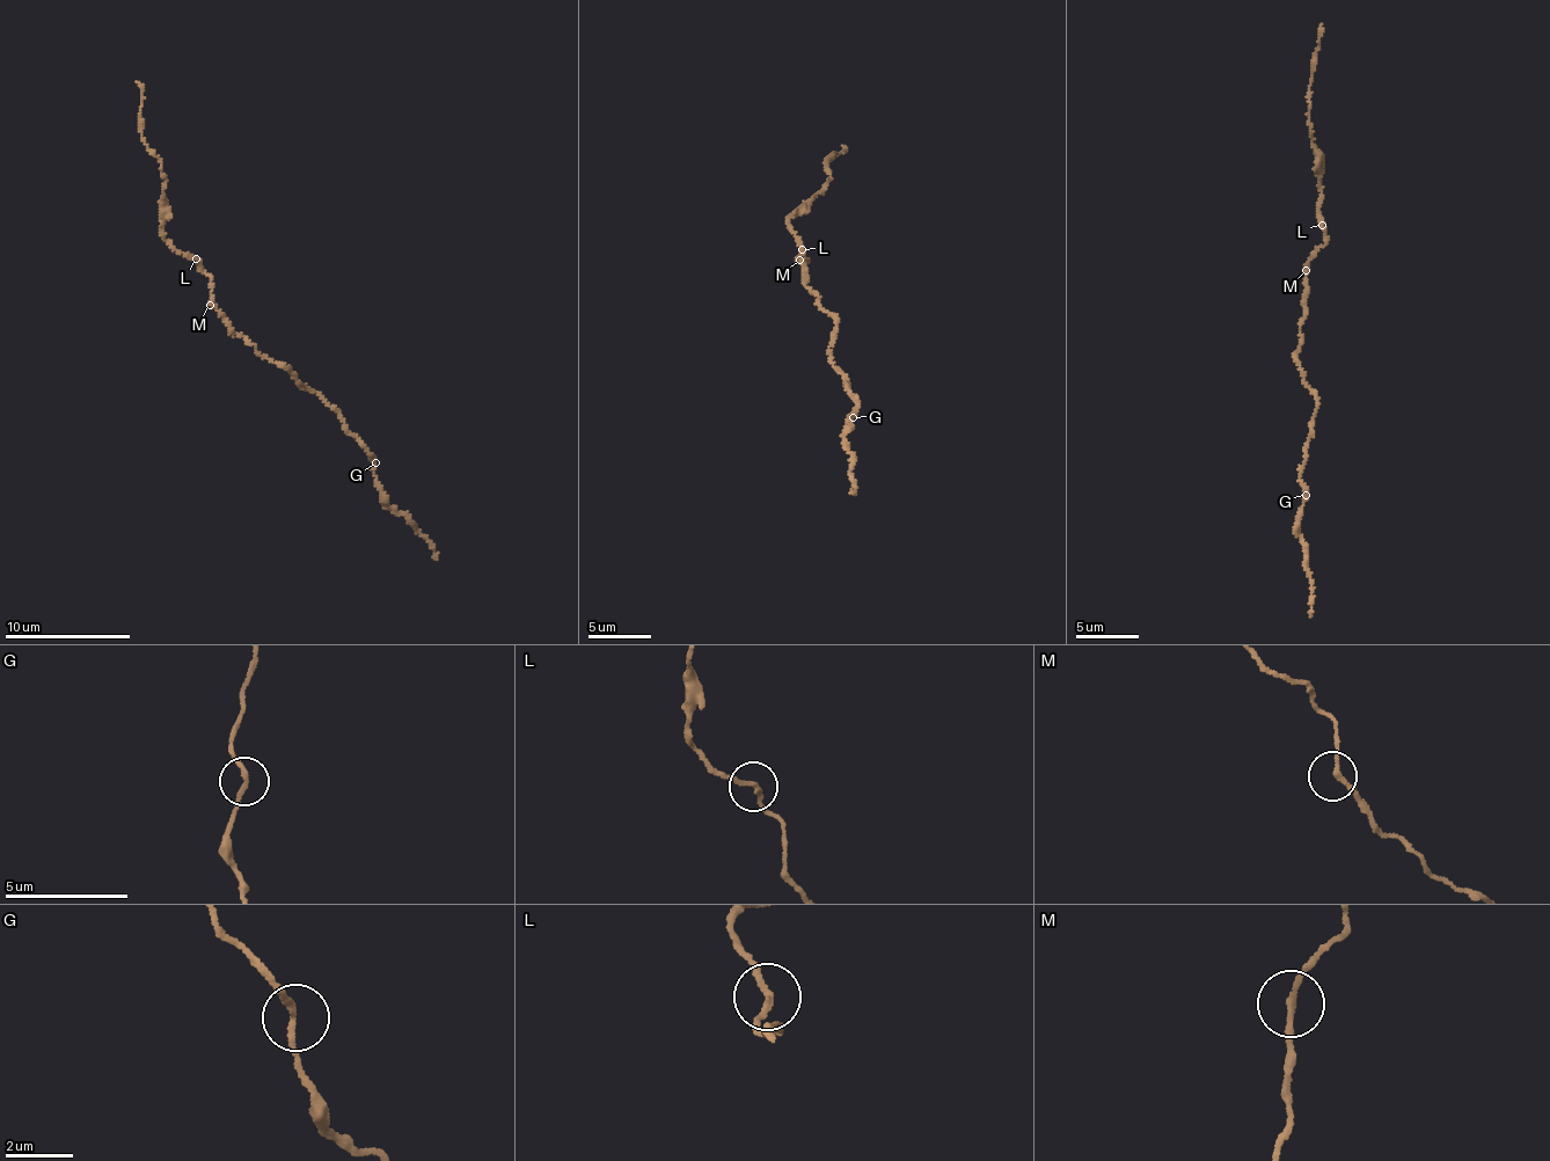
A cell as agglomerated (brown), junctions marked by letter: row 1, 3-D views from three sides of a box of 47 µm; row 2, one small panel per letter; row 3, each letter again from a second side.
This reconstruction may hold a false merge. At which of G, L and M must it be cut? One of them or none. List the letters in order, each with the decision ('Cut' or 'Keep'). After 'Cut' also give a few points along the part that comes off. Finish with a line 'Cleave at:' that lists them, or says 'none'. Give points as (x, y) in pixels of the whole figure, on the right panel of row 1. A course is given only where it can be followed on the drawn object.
G: Keep
L: Keep
M: Keep
Cleave at: none

